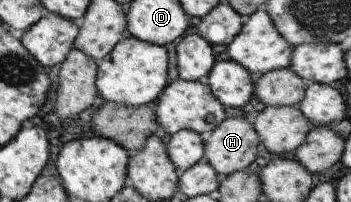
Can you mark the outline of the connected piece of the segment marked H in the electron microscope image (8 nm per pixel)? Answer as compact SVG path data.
M245 116L225 119L204 136L204 161L213 166L218 180L243 171L257 160L259 134Z

